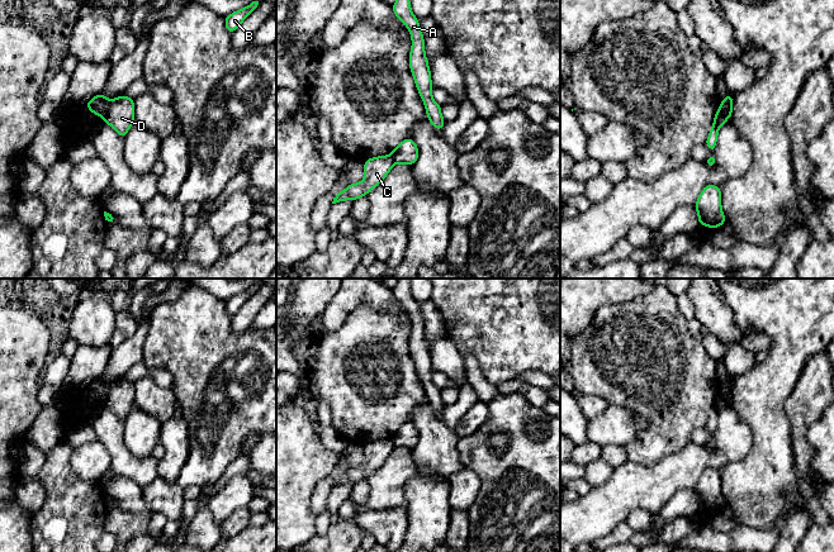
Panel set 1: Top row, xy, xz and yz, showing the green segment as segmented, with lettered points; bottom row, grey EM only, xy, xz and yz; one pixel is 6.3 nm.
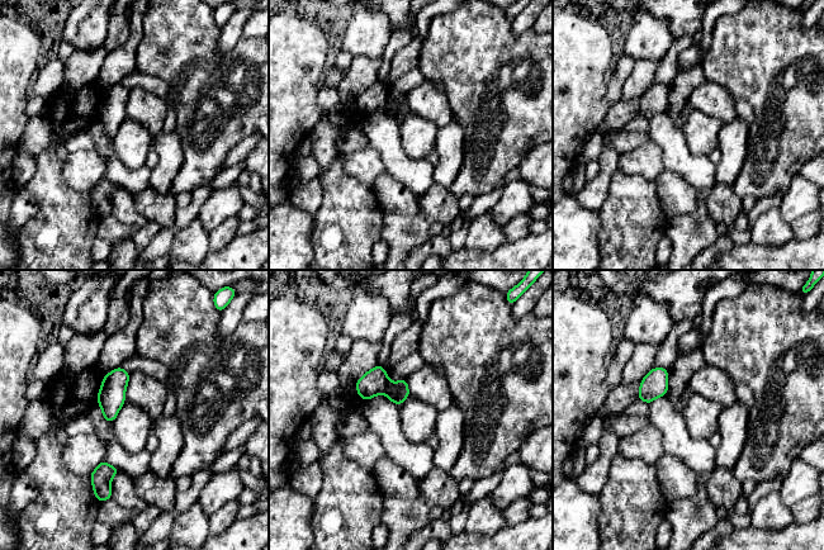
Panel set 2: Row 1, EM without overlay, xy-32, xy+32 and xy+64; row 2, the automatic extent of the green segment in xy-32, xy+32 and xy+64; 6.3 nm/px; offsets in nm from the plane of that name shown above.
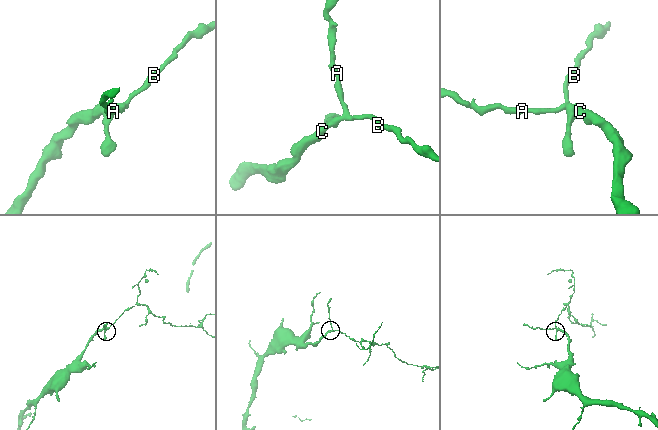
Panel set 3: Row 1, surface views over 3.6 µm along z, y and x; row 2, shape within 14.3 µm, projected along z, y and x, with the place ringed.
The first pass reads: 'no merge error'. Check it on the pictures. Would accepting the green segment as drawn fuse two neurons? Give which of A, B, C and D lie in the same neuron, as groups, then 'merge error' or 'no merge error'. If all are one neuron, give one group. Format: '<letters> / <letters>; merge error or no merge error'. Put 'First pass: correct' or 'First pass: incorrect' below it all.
A B D / C; merge error
First pass: incorrect

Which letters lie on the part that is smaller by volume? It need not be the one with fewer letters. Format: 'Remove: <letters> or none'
Remove: A, B, D

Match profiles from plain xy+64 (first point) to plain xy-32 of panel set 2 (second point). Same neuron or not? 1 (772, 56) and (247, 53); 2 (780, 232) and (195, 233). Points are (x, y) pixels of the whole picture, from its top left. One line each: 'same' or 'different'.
1: same
2: same

